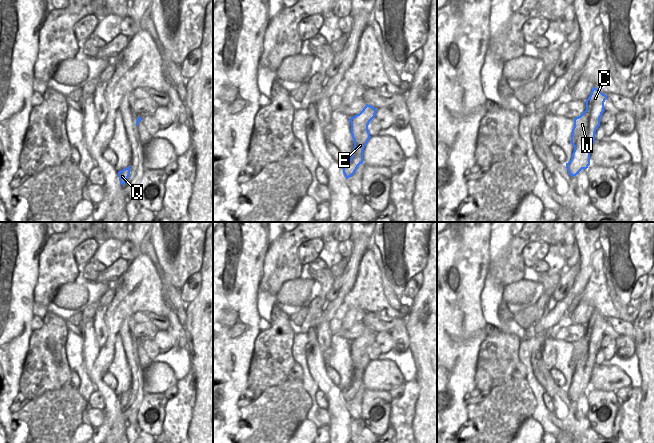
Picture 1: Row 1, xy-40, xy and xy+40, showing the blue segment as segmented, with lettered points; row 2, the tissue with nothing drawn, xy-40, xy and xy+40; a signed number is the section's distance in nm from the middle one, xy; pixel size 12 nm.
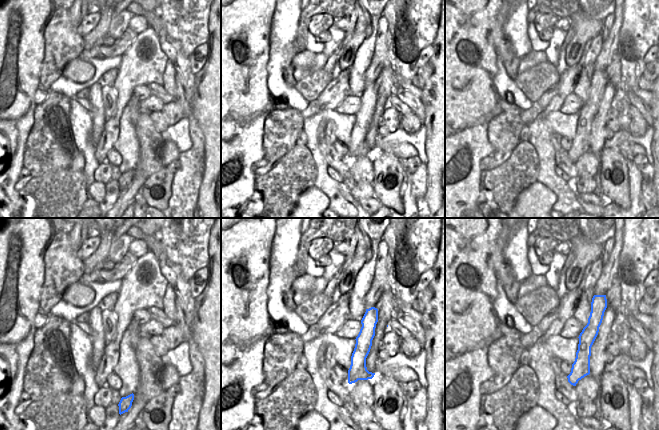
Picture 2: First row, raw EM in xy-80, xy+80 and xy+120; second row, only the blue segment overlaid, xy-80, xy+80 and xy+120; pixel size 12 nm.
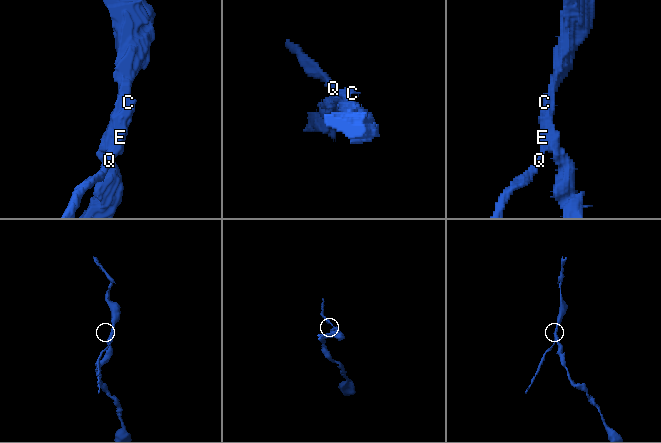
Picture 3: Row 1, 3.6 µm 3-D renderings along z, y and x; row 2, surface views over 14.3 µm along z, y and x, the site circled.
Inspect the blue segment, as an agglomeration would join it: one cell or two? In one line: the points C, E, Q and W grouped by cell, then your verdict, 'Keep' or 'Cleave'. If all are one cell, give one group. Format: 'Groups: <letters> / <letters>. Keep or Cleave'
Groups: C E W / Q. Cleave

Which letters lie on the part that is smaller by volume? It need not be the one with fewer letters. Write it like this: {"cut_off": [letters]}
{"cut_off": ["Q"]}

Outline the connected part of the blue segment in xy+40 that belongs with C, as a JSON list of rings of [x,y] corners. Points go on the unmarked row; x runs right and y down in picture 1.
[[[593,311],[590,320],[585,325],[586,334],[574,342],[571,368],[574,370],[571,384],[566,387],[566,392],[574,390],[587,393],[590,389],[590,377],[595,366],[595,356],[600,350],[600,342],[604,334],[607,320],[599,313]]]

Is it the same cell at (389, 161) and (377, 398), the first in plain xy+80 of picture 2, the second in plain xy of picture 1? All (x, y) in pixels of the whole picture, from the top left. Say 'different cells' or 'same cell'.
same cell

